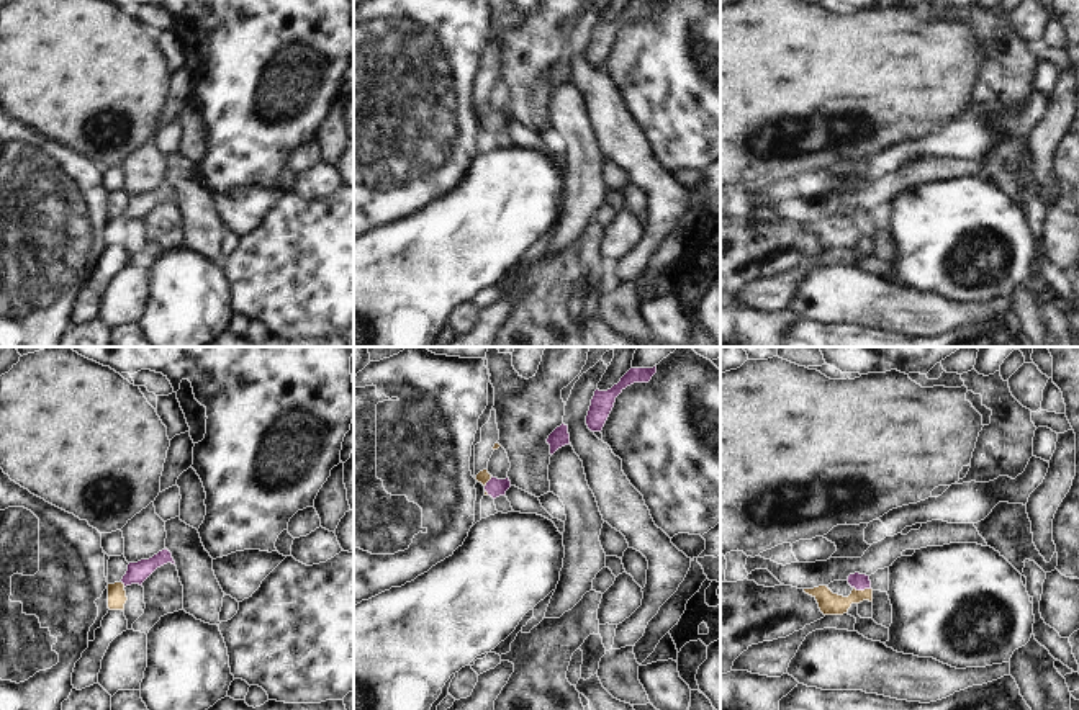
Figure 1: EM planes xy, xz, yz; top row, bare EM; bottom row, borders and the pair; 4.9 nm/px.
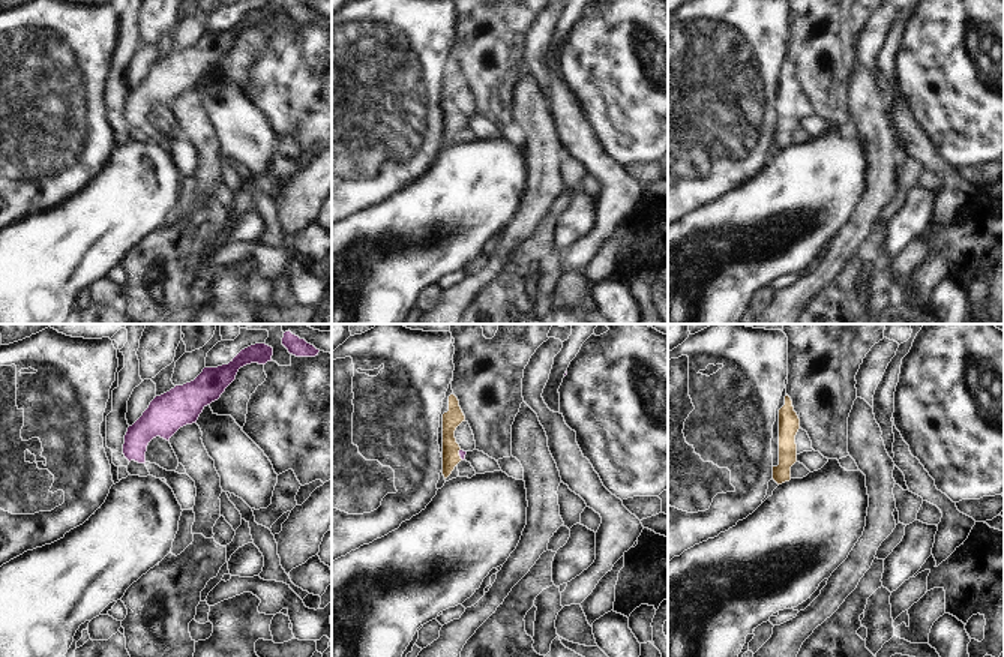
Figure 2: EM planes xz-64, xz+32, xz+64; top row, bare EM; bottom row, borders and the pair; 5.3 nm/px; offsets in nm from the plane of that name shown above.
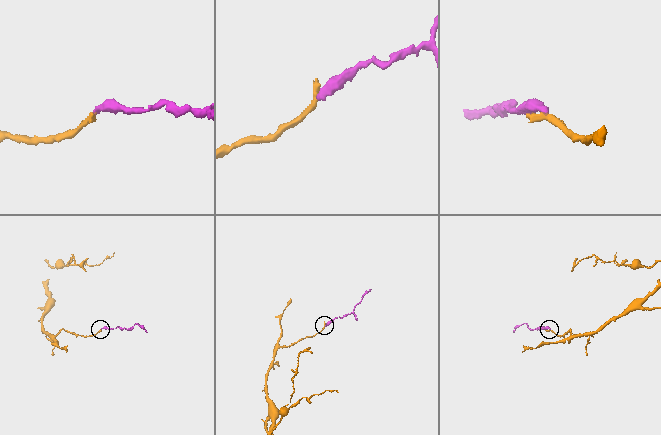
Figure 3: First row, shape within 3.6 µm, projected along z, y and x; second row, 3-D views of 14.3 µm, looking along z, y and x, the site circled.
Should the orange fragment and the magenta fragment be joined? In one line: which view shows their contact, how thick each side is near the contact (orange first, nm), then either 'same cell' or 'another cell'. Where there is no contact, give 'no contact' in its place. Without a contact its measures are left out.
yz | 110/80 nm | same cell

